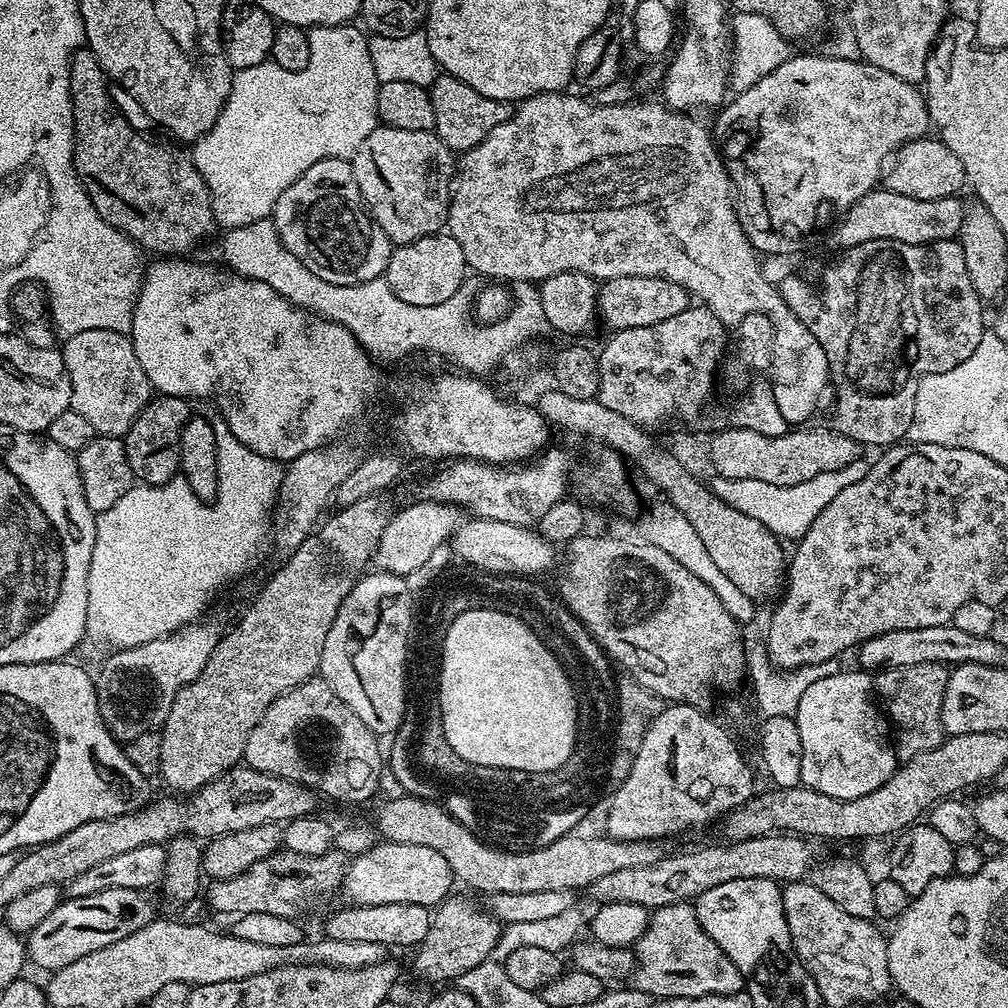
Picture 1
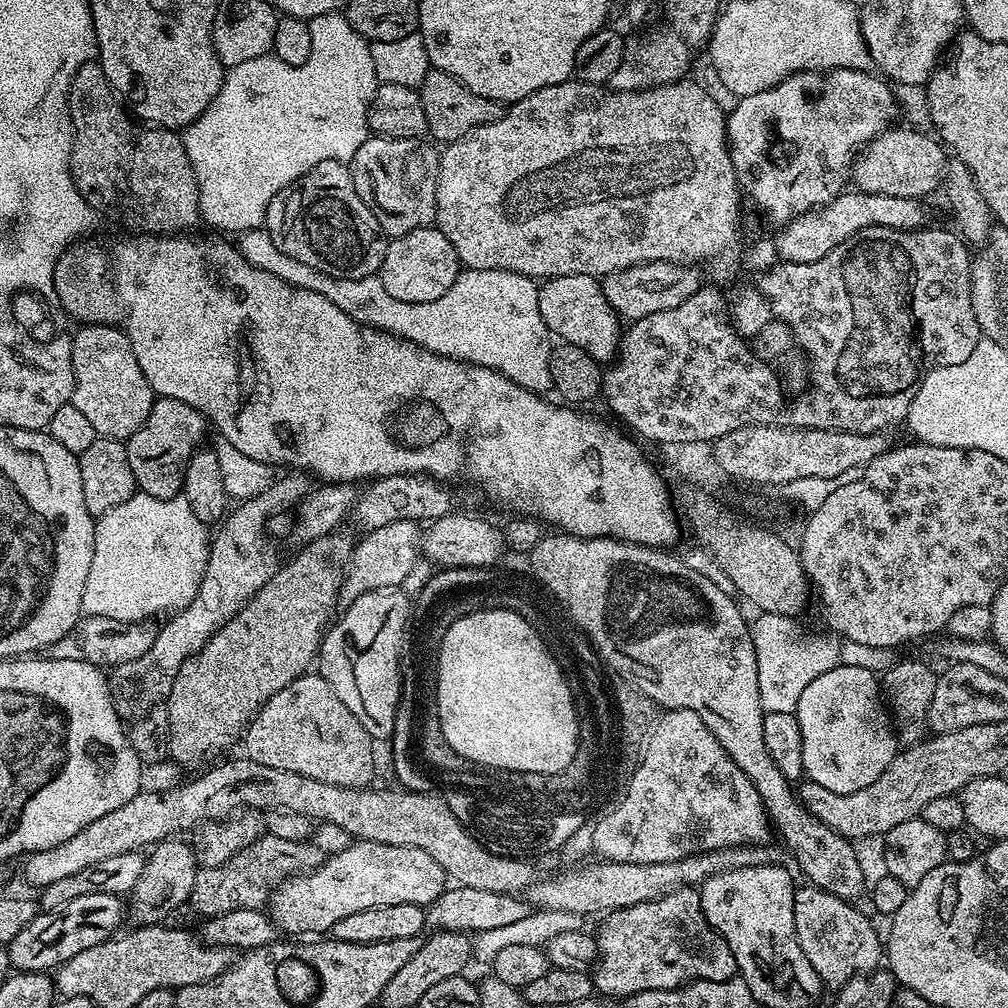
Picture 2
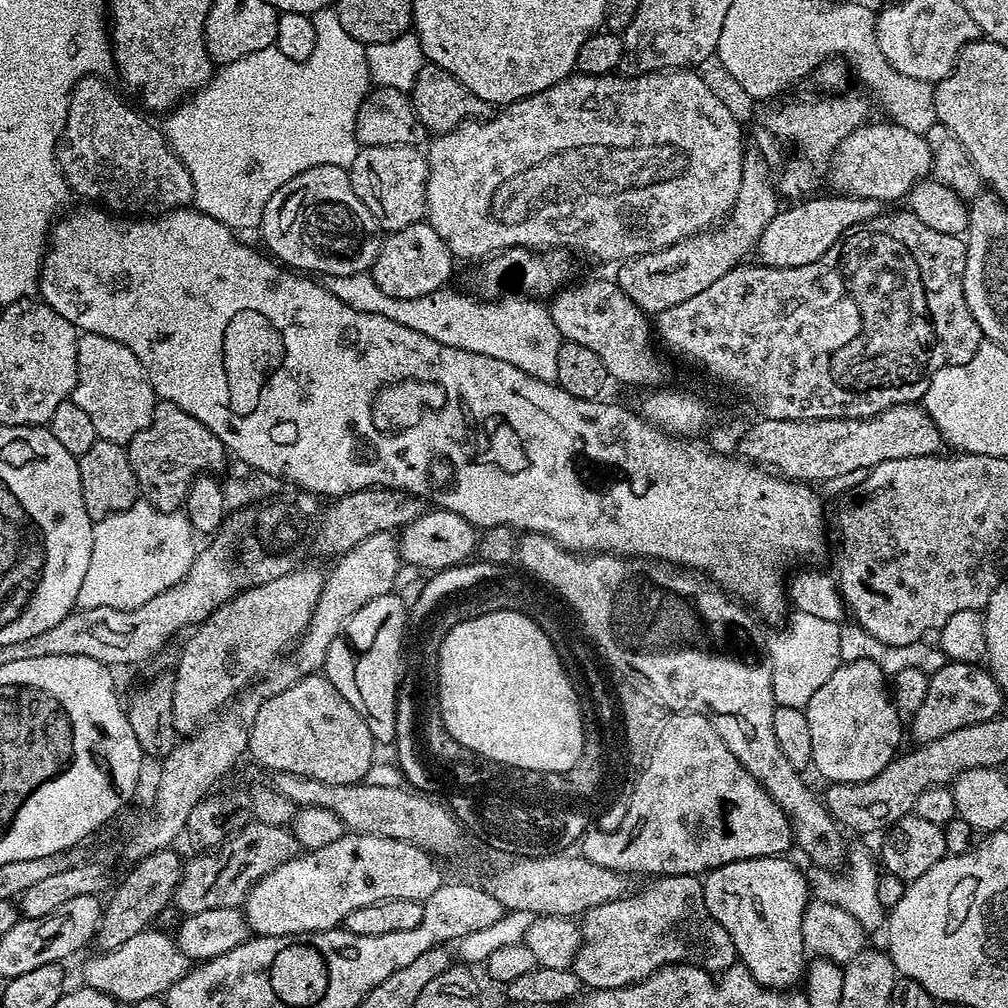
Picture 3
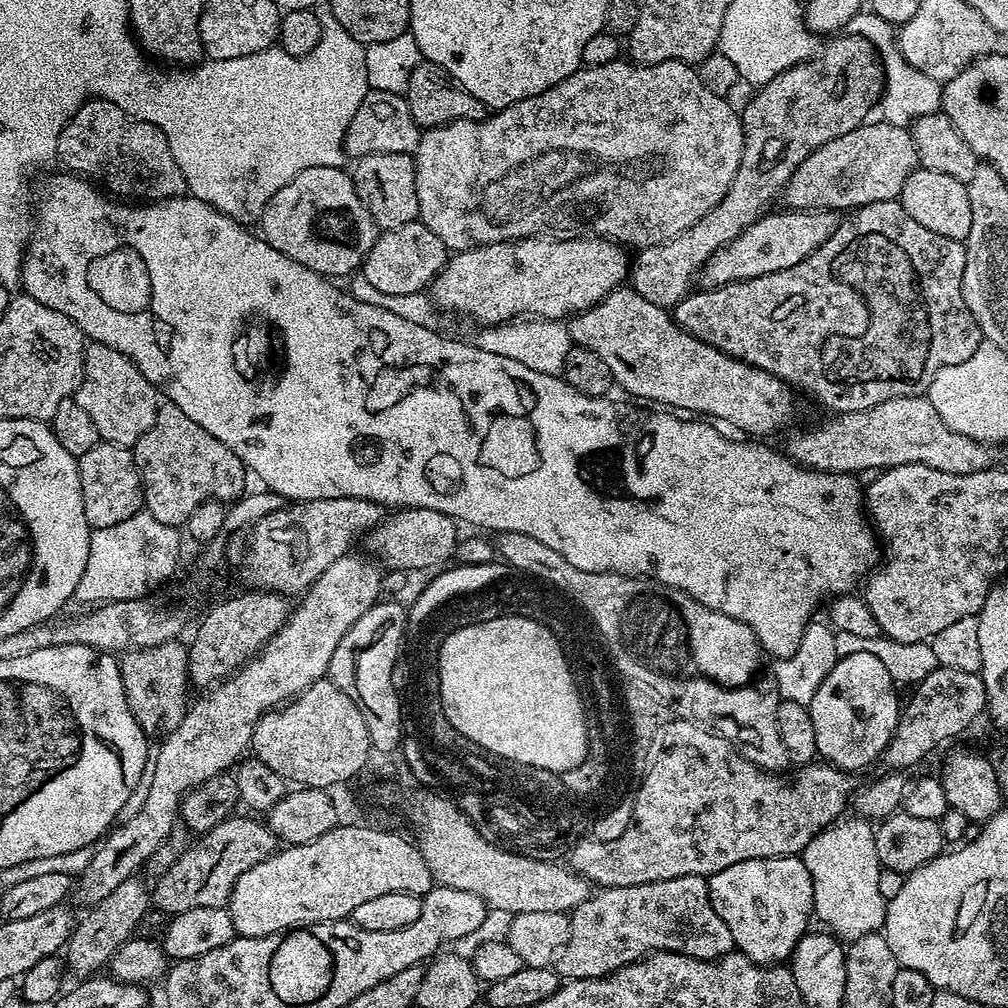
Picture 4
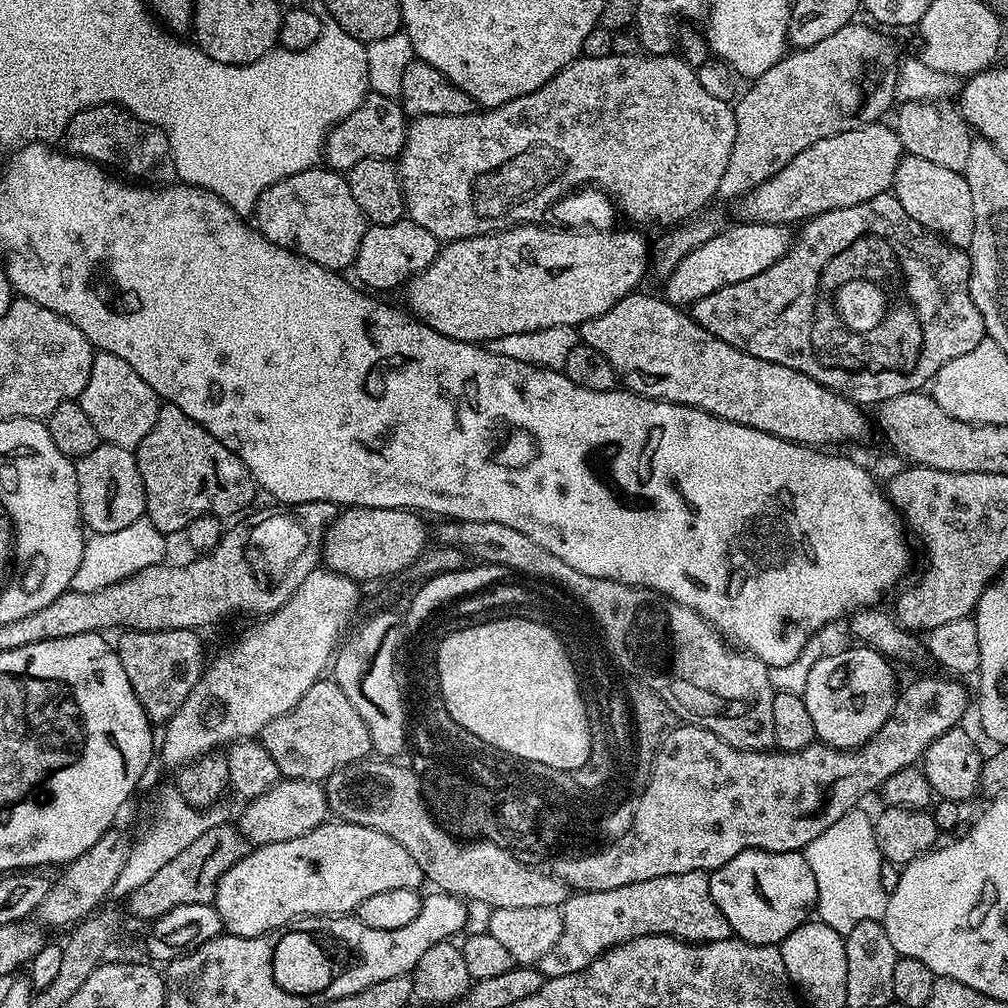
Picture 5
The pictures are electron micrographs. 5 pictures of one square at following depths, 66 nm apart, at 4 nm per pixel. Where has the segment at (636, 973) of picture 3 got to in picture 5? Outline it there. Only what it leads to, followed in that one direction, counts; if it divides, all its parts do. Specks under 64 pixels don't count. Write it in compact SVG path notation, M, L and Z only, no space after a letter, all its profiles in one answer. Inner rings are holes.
M687 872L646 882L630 882L618 890L578 892L569 895L562 905L562 938L542 954L540 973L546 978L562 978L586 970L603 952L643 936L674 936L690 944L722 942L732 936L730 922L718 910L710 894L709 873Z

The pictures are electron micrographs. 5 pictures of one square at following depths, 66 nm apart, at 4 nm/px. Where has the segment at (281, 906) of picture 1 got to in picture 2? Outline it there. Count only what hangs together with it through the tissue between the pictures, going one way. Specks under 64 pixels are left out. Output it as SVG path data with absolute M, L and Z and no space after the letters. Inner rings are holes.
M263 835L250 846L246 846L230 862L213 868L200 868L194 878L190 907L200 918L226 914L230 910L243 908L263 909L272 899L272 893L291 876L311 872L326 859L324 851L315 842L278 838Z

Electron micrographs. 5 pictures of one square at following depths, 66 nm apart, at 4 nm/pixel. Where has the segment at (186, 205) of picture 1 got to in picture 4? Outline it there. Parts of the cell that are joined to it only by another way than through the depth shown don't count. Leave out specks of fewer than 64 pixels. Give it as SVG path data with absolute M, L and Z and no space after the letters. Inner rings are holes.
M112 98L84 101L62 130L55 159L61 160L69 173L95 182L116 198L143 198L155 202L186 192L184 175L178 170L166 134L150 122L132 119Z

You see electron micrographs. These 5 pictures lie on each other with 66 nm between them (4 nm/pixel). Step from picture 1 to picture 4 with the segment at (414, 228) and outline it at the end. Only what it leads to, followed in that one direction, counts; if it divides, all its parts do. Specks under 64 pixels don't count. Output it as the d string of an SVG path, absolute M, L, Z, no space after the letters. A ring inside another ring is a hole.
M370 154L355 161L356 169L350 175L362 206L374 218L377 229L406 226L406 222L417 219L418 190L416 189L416 162L409 154Z

